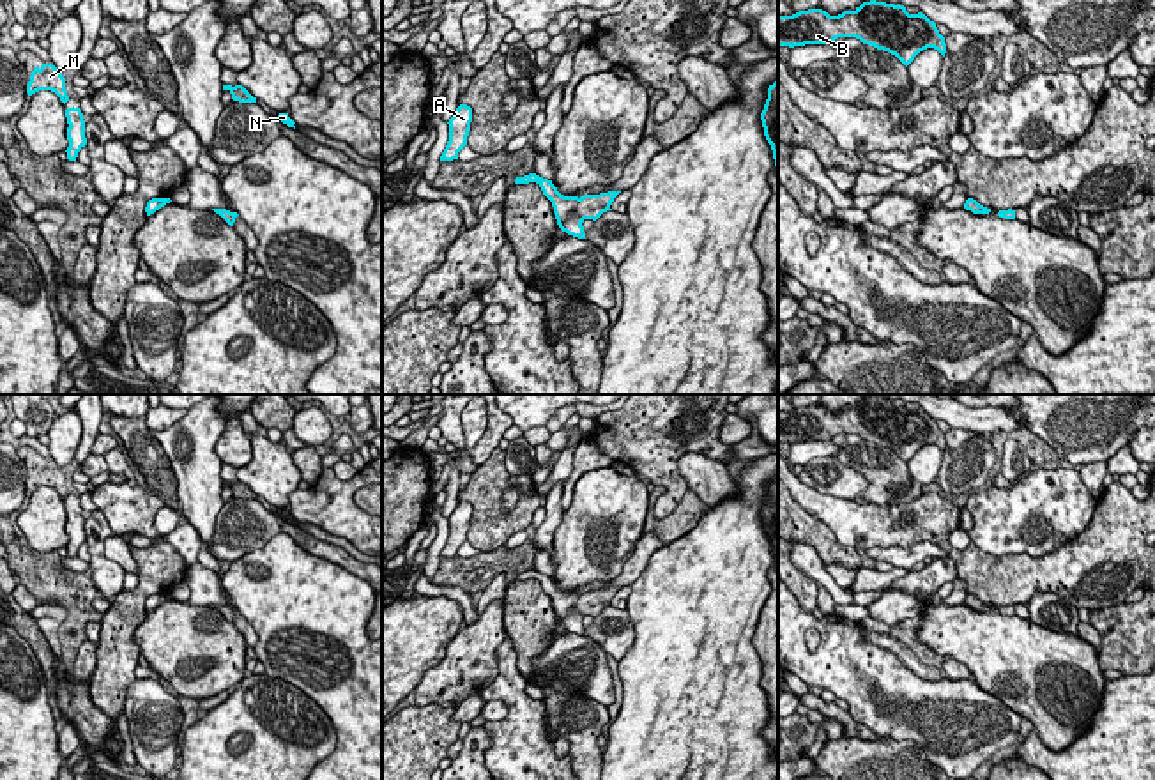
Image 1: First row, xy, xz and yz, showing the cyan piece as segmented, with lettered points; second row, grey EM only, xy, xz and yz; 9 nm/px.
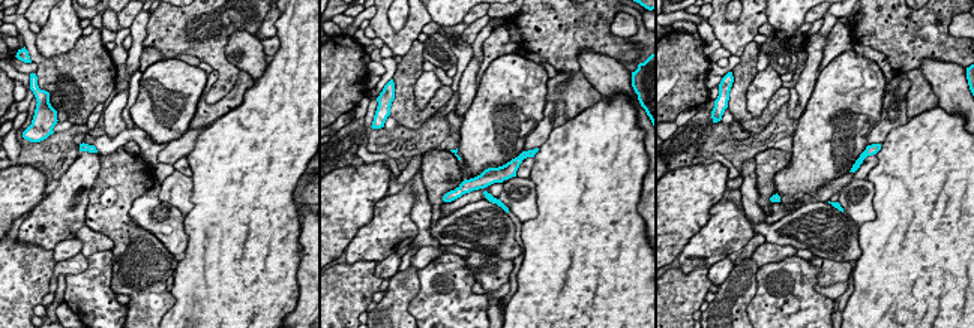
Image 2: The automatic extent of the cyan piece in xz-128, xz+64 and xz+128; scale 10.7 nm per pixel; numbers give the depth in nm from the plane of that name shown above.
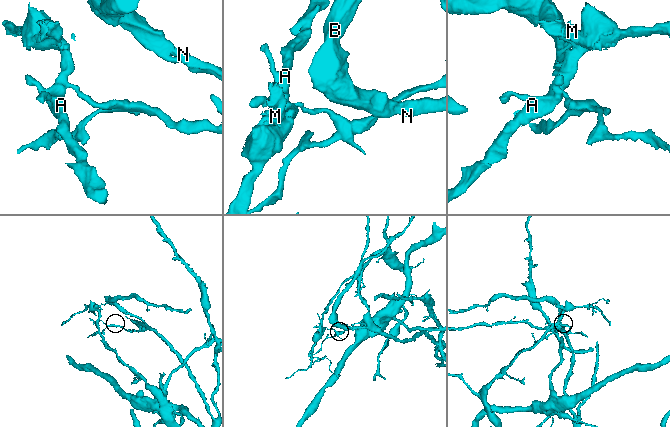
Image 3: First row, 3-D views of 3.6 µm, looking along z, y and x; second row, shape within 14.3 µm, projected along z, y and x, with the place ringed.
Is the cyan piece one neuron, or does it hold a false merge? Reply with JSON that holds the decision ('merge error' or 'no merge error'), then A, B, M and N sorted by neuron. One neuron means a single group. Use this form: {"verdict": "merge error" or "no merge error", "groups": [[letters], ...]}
{"verdict": "merge error", "groups": [["A", "M"], ["B", "N"]]}

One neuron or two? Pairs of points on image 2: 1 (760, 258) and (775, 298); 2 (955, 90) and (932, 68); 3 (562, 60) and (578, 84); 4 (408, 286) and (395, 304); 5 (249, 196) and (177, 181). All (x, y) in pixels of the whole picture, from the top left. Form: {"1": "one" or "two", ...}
{"1": "two", "2": "one", "3": "two", "4": "one", "5": "two"}

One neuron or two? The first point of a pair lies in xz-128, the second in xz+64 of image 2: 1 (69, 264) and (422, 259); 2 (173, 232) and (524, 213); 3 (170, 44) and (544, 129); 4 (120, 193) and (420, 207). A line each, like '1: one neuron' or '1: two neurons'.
1: one neuron
2: two neurons
3: two neurons
4: two neurons

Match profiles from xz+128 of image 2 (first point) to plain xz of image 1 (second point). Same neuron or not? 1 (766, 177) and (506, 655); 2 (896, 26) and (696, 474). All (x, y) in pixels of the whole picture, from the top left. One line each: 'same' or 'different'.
1: different
2: different

